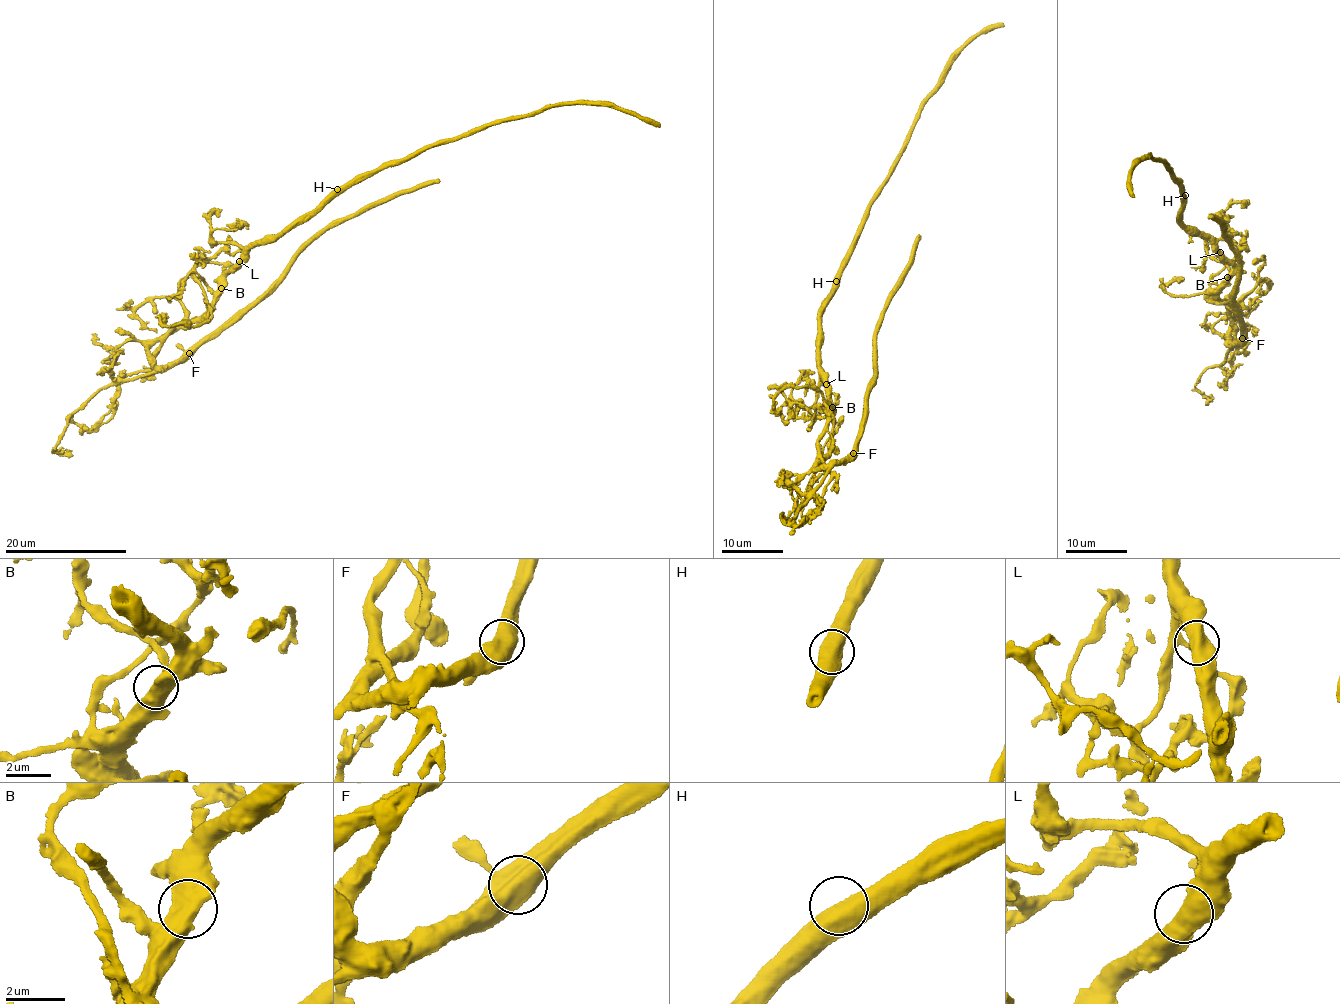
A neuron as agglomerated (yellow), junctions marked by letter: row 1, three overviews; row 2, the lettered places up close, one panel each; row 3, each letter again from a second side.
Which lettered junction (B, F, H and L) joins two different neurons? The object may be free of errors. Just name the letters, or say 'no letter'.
B

